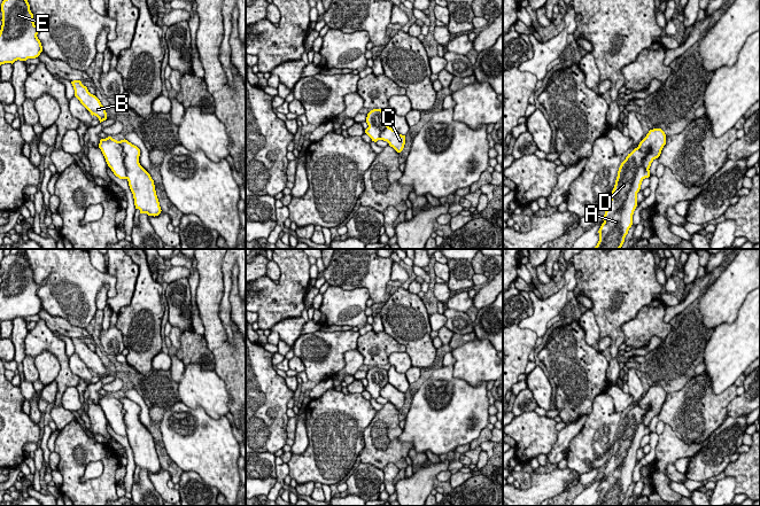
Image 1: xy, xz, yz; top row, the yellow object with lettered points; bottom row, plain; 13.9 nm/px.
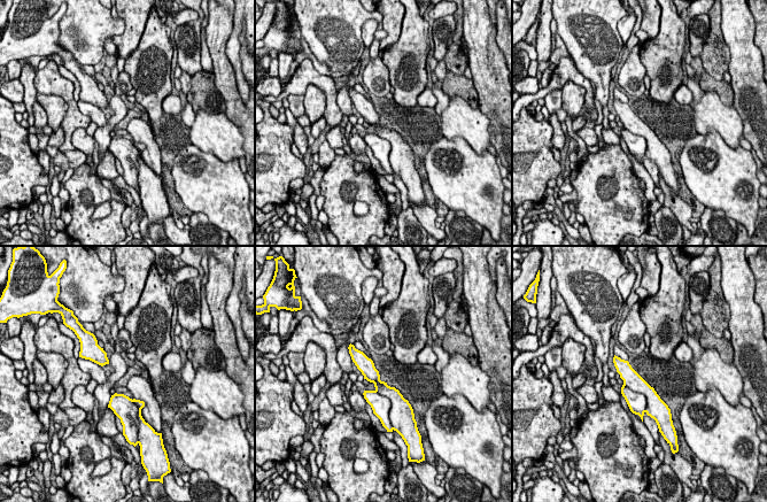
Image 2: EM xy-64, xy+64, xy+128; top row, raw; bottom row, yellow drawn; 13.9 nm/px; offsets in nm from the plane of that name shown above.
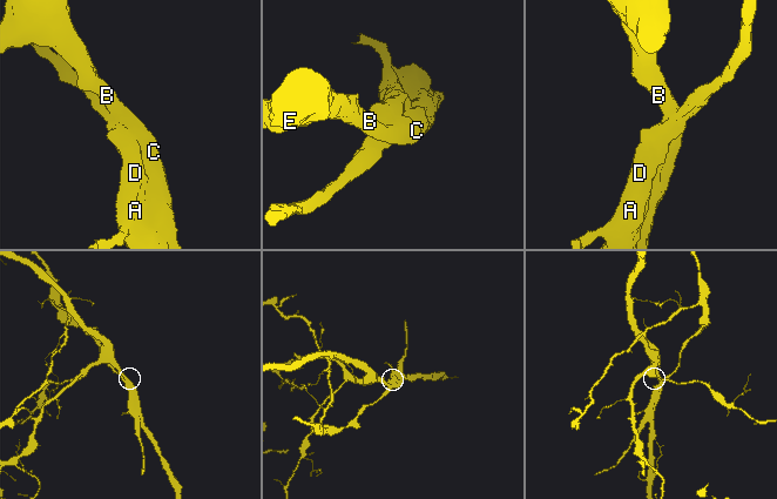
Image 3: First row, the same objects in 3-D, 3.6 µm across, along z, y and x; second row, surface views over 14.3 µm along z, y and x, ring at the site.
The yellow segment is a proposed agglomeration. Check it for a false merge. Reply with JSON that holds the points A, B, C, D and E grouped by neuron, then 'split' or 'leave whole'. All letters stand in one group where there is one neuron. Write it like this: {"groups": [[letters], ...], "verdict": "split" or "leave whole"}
{"groups": [["A", "D"], ["B", "C", "E"]], "verdict": "split"}

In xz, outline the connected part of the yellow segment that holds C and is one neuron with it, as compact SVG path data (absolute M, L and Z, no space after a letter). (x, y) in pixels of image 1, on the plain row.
M389 383L381 389L380 397L387 398L397 410L401 410L405 402L405 392L398 391Z

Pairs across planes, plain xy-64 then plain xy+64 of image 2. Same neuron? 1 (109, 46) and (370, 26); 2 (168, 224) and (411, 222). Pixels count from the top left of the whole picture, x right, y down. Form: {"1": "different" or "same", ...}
{"1": "same", "2": "different"}

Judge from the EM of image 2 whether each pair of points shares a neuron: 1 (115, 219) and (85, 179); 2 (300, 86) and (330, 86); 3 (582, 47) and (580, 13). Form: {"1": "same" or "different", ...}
{"1": "same", "2": "same", "3": "same"}

